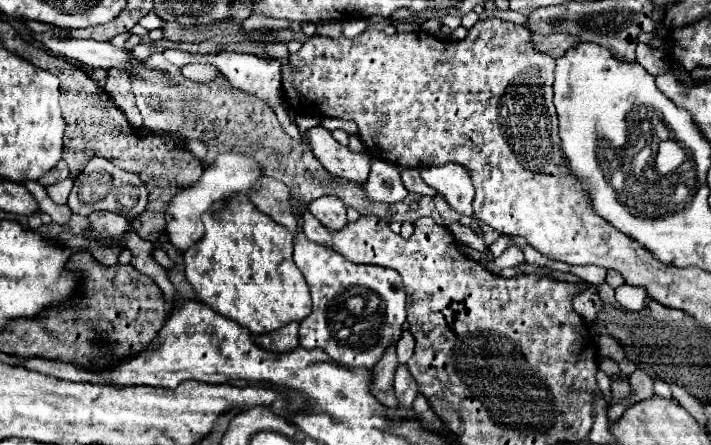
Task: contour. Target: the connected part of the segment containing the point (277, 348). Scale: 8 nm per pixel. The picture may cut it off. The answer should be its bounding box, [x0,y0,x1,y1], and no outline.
[254,322,300,352]

